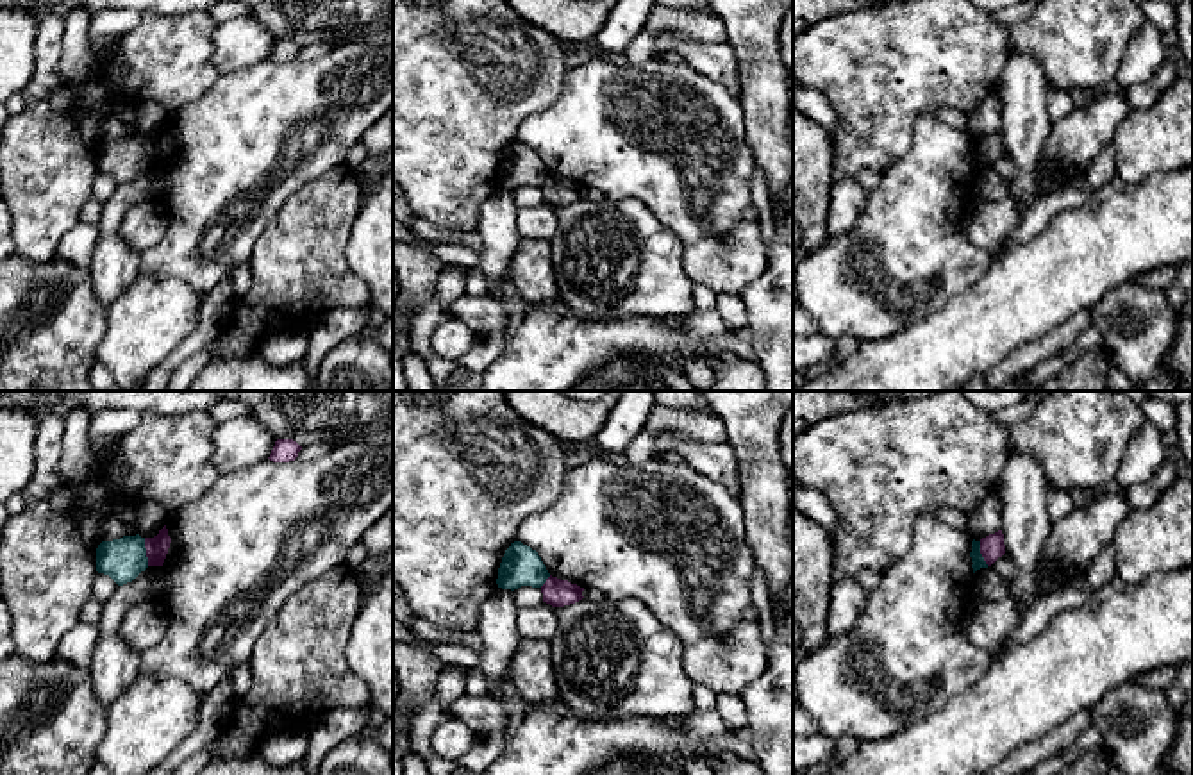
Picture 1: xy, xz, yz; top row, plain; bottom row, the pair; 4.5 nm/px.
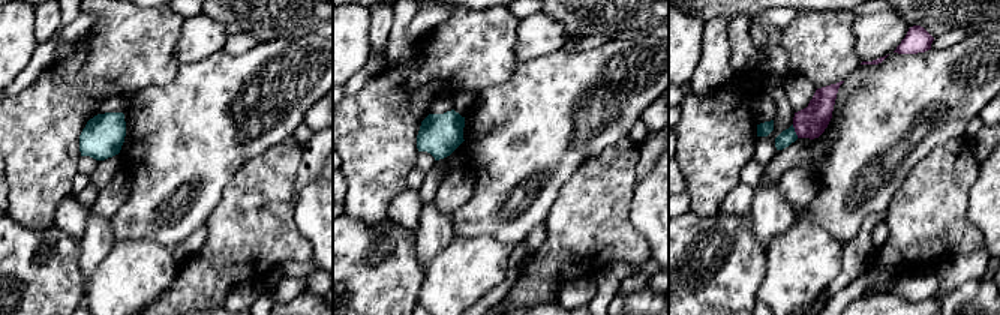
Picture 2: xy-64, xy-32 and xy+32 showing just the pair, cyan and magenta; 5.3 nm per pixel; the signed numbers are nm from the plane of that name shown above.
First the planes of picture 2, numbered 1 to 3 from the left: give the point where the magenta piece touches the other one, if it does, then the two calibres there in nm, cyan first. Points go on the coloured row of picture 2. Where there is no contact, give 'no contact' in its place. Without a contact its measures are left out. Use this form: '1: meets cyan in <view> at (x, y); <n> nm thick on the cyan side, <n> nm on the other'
1: no contact
2: no contact
3: meets cyan in xy+32 at (793, 131); 80 nm thick on the cyan side, 160 nm on the other

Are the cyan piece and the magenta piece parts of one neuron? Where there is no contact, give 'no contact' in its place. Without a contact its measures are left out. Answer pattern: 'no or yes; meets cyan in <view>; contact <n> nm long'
no; meets cyan in xy; contact 130 nm long

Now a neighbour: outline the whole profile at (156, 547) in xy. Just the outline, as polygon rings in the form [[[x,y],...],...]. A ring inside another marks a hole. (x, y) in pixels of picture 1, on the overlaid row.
[[[166,525],[154,538],[145,538],[145,548],[148,557],[148,566],[163,566],[171,538],[168,536]]]

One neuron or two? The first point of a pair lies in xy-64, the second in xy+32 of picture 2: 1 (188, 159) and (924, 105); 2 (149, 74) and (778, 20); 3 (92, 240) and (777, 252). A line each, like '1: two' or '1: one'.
1: one
2: two
3: two

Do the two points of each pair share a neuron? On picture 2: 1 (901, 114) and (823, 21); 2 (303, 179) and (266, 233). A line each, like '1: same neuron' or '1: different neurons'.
1: different neurons
2: different neurons

